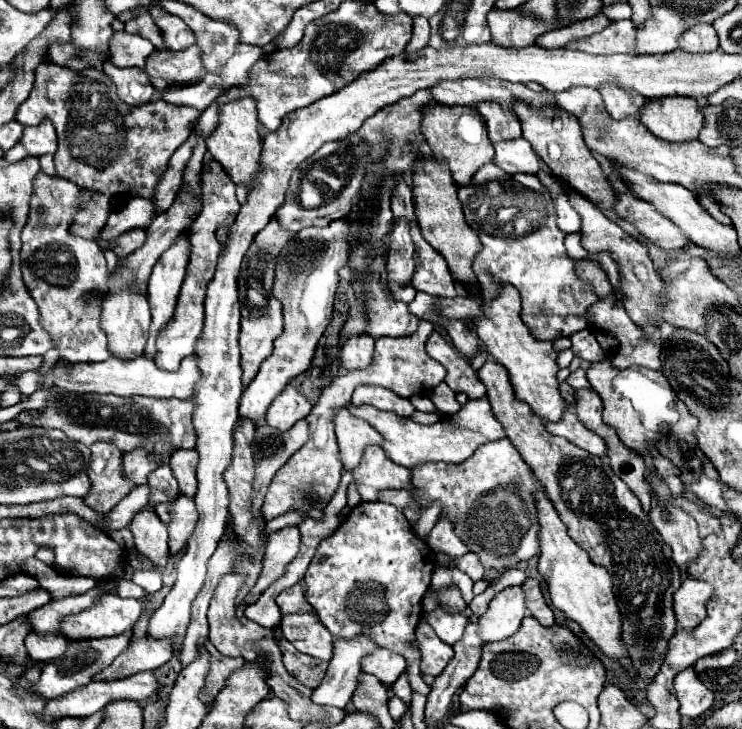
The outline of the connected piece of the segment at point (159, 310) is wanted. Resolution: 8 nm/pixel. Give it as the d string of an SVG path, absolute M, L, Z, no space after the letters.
M186 235L174 247L170 247L154 265L152 275L148 279L148 299L152 309L152 323L150 323L150 337L144 349L144 357L156 357L156 337L162 327L172 319L174 305L184 281L186 265L188 265L188 245Z

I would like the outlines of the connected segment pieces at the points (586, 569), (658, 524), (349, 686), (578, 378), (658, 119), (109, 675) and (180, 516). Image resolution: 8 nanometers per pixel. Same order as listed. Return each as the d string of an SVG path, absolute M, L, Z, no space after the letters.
M538 491L538 513L540 513L540 561L538 571L548 583L550 599L556 609L560 609L568 619L580 625L584 637L592 641L608 659L620 663L626 671L632 669L628 647L622 641L622 617L612 593L612 579L608 571L594 565L588 553L568 535L566 525L554 511L554 505L544 491Z
M654 499L650 509L650 521L658 529L662 539L670 545L672 559L678 565L682 577L688 577L688 563L702 553L702 539L698 535L698 525L676 503L668 503L666 509L670 513L670 519L662 517L662 507Z
M356 635L352 639L336 639L334 655L328 663L326 677L314 689L312 699L318 705L334 705L344 709L356 691L358 677L362 673L360 661L370 655L378 645L368 635Z
M579 368L575 372L572 372L568 379L566 379L574 389L582 389L582 387L590 387L590 383L586 377L586 371Z
M666 97L650 101L642 125L658 139L668 143L684 143L698 139L704 117L692 97Z
M134 639L122 655L114 659L110 667L98 673L98 681L114 681L122 677L130 677L138 671L158 669L166 661L170 661L170 643L158 643L156 639Z
M180 495L172 503L170 513L172 513L172 523L168 525L168 533L170 533L170 543L168 545L170 545L170 553L176 555L186 547L188 539L192 537L194 527L198 523L198 511L196 511L196 505L194 505L192 497Z

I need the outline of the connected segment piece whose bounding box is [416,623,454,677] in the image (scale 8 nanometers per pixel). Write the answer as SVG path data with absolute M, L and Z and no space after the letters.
M424 623L424 625L418 625L416 629L416 639L418 639L418 647L420 647L420 653L422 653L422 661L420 661L420 671L424 675L440 675L442 673L442 667L446 667L446 663L452 659L454 651L452 647L446 647L446 643L442 643L436 635L434 635L434 629Z

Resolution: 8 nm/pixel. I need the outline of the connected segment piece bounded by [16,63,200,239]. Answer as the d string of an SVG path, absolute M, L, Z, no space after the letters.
M40 63L36 67L34 87L28 99L18 107L16 121L22 125L38 125L44 117L52 119L58 133L58 151L54 155L58 175L72 183L78 183L80 187L94 187L94 191L98 191L98 199L94 201L94 205L86 207L86 211L80 211L74 217L76 225L72 225L70 231L86 239L94 239L94 235L98 235L98 231L102 229L102 223L106 223L106 215L110 213L108 203L112 197L120 201L134 195L142 195L146 199L154 197L156 183L166 173L172 153L188 139L194 123L198 121L198 115L200 111L194 107L170 107L170 103L162 101L150 101L132 107L122 103L114 83L110 83L104 73L76 73L70 67Z

